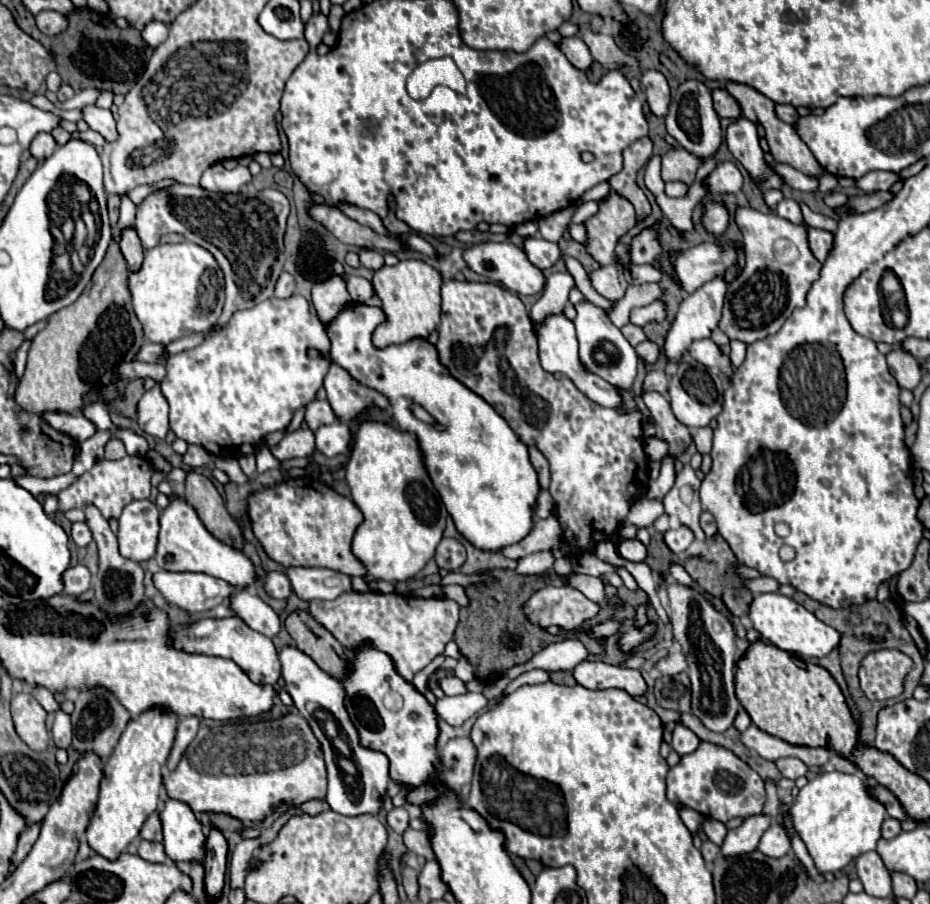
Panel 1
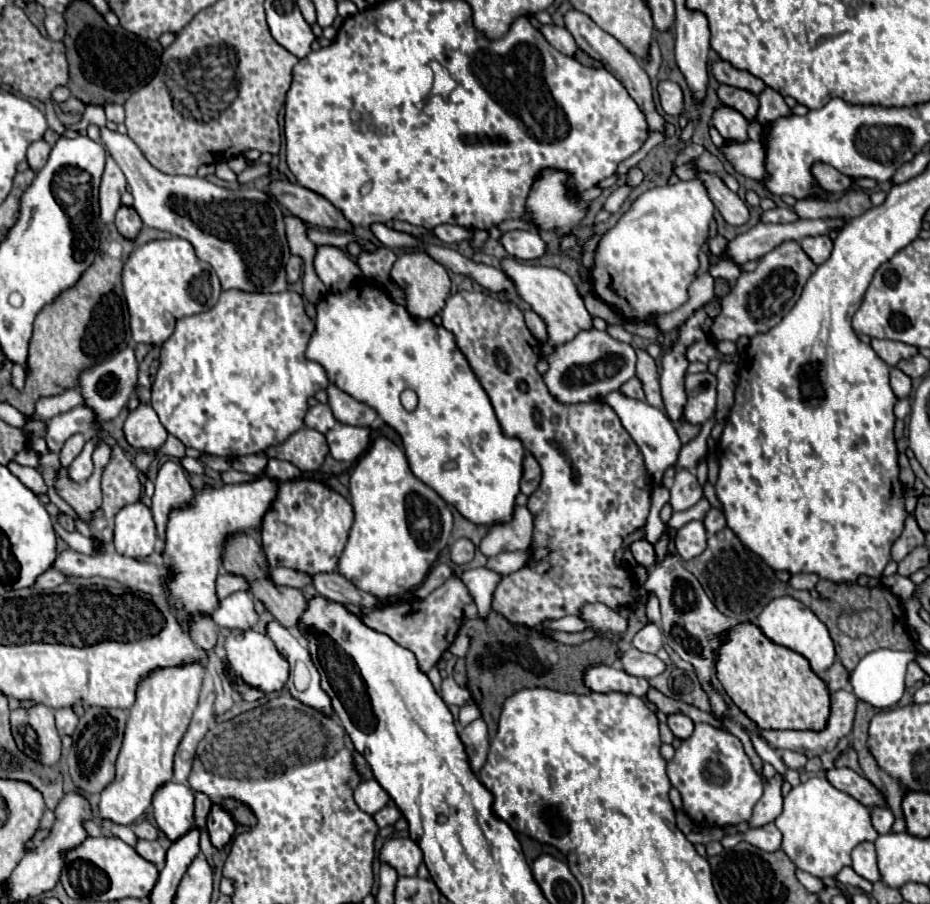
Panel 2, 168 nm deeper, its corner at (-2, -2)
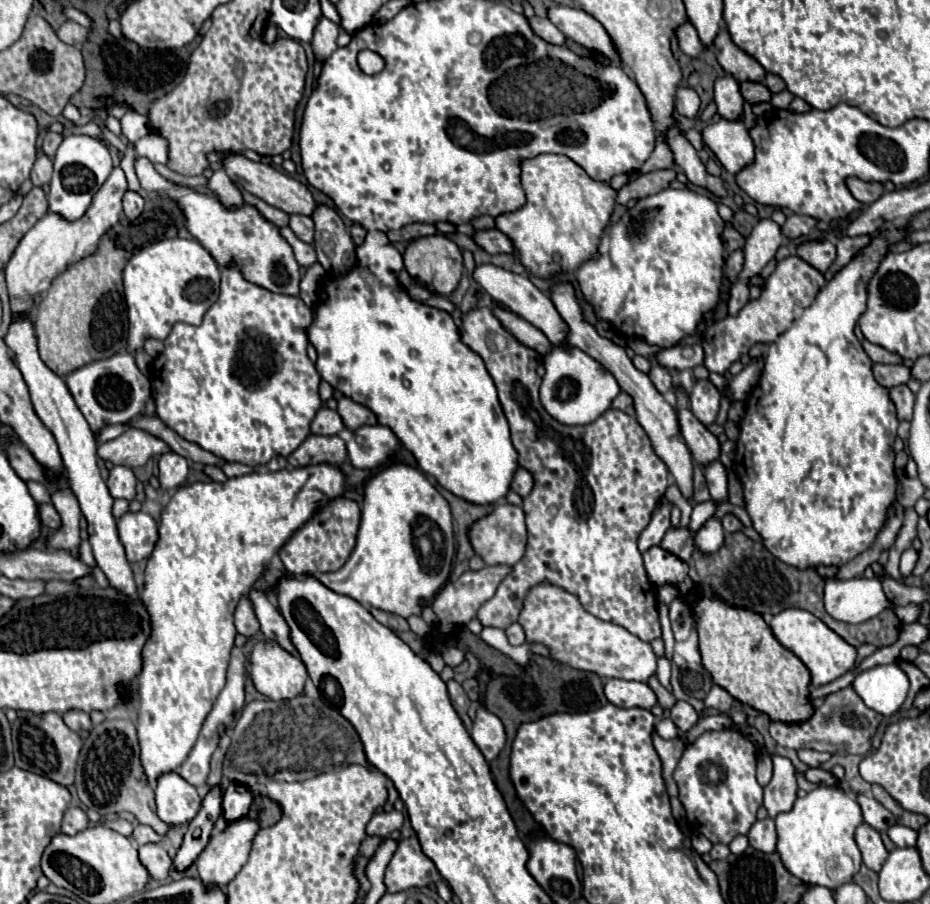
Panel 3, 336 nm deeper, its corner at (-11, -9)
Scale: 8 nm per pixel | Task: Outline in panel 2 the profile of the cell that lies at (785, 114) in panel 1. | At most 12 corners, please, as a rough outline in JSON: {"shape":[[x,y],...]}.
{"shape":[[765,89],[759,95],[757,121],[771,125],[789,117],[783,97]]}

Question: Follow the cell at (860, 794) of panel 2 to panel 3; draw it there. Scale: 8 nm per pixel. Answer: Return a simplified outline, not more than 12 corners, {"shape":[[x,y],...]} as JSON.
{"shape":[[808,768],[804,776],[818,786],[836,786],[828,770]]}

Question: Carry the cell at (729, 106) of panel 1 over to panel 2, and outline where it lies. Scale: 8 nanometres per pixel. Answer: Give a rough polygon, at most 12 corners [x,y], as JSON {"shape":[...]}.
{"shape":[[729,85],[717,89],[719,101],[747,121],[755,121],[755,95]]}

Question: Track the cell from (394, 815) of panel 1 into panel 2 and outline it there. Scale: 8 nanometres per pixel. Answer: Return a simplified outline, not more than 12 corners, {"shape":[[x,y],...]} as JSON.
{"shape":[[391,803],[375,813],[379,827],[397,823],[401,811]]}

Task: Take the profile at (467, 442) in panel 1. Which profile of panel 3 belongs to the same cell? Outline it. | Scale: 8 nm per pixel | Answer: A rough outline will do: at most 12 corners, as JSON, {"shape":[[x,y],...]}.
{"shape":[[368,232],[316,370],[474,504],[518,454],[482,358]]}

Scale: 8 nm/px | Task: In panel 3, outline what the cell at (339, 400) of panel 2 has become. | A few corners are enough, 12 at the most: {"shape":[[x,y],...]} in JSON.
{"shape":[[350,398],[338,402],[338,414],[348,430],[378,424],[366,406]]}

